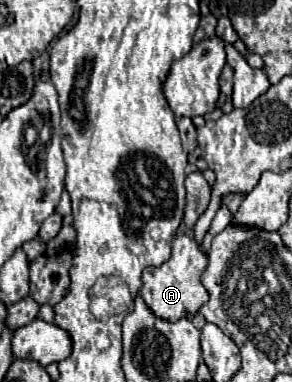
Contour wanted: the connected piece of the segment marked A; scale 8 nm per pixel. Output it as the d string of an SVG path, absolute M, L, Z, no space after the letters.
M179 234L171 244L171 258L161 266L149 266L143 270L143 286L141 296L155 316L175 322L179 318L193 320L199 308L207 302L207 290L201 284L201 274L207 268L207 254L195 242L195 238L187 234Z

